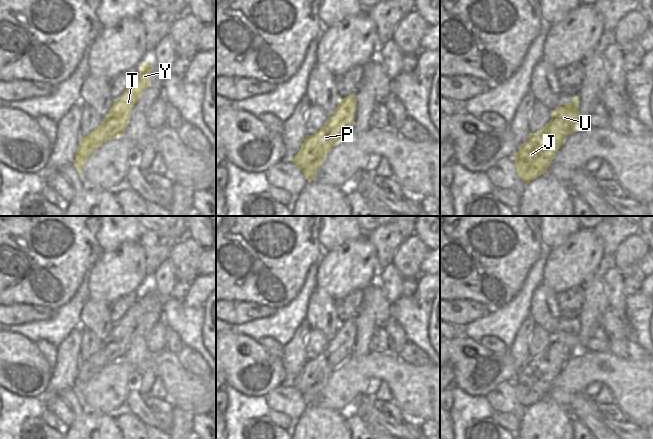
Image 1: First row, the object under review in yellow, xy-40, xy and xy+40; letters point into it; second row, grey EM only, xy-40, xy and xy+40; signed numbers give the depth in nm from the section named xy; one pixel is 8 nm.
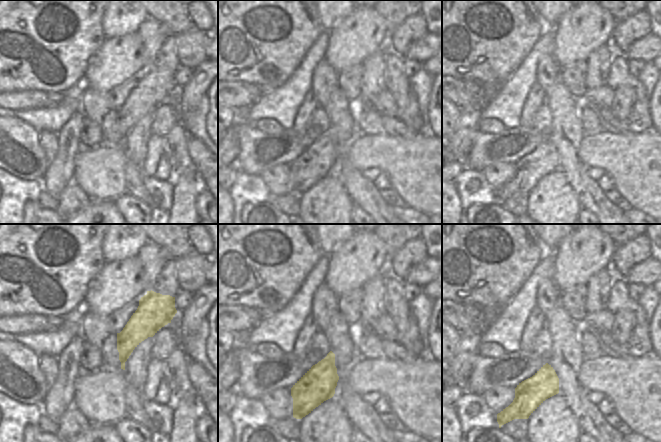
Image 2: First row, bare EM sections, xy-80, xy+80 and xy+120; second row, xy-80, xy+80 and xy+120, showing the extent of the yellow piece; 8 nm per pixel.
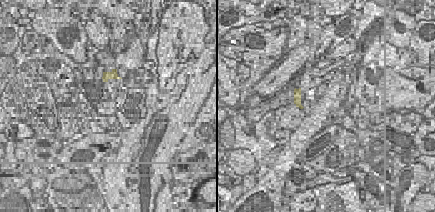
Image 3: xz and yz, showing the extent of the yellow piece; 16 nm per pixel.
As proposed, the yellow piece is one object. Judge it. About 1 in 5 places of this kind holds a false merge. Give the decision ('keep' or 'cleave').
keep

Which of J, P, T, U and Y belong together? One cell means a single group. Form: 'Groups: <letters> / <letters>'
Groups: J P T U Y

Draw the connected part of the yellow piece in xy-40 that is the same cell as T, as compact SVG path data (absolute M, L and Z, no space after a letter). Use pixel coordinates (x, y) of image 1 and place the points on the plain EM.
M150 283L140 292L135 304L125 316L113 326L113 330L103 346L86 361L81 361L73 389L77 396L81 394L89 380L99 373L106 365L121 361L131 342L131 336L141 318L151 311L151 296L155 293L149 289Z

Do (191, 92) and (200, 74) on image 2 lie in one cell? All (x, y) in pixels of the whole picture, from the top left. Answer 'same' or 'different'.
same

